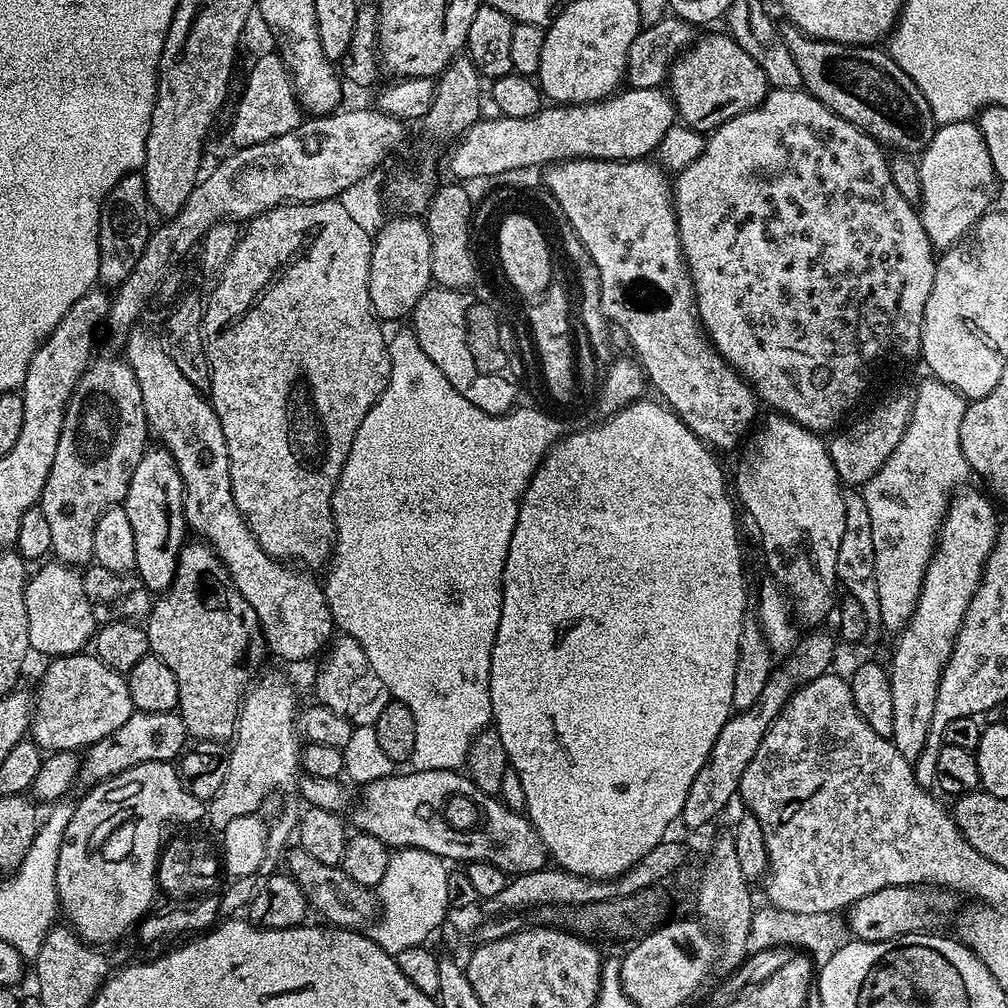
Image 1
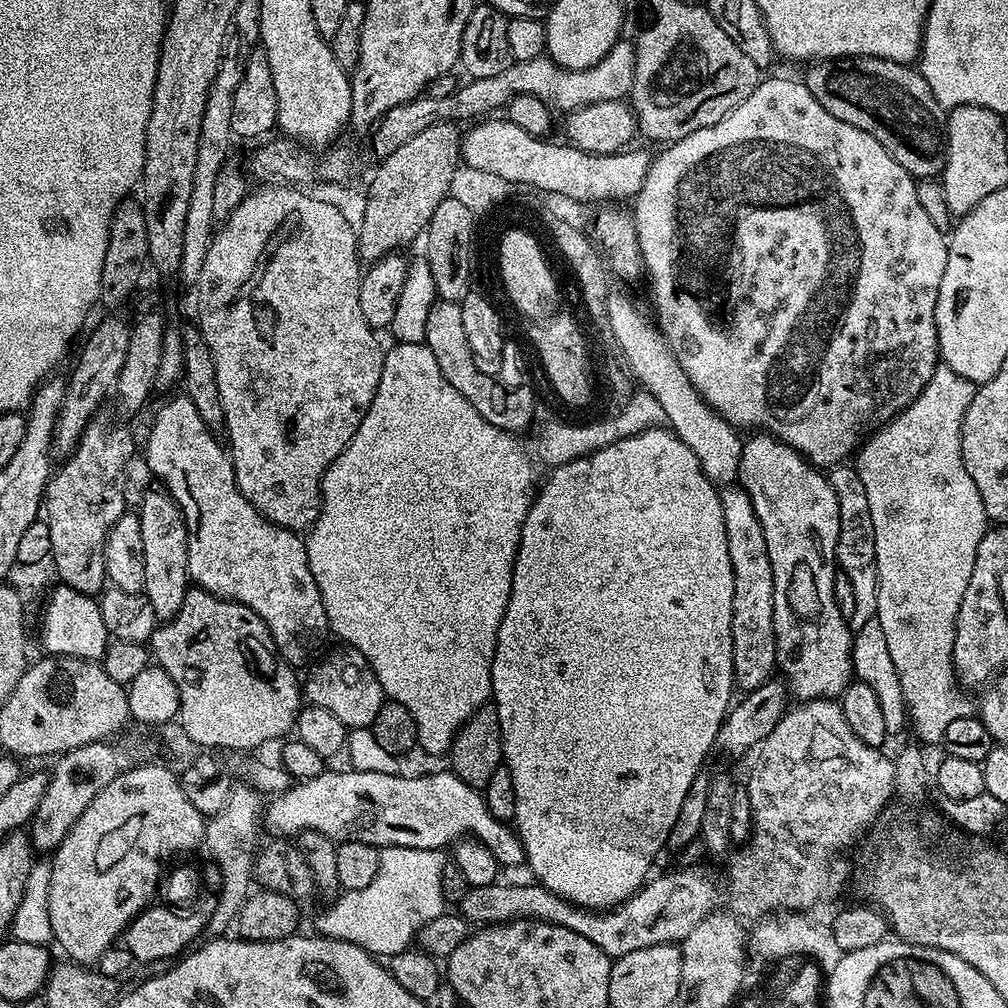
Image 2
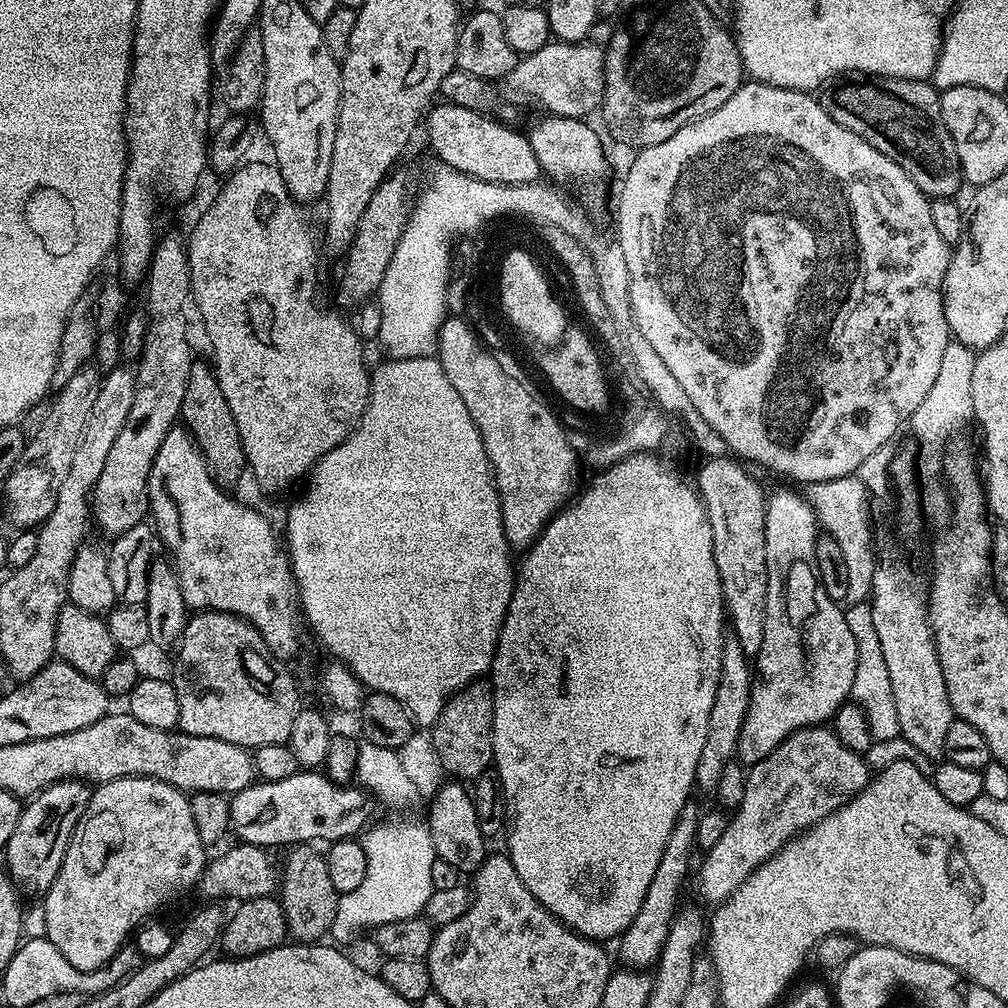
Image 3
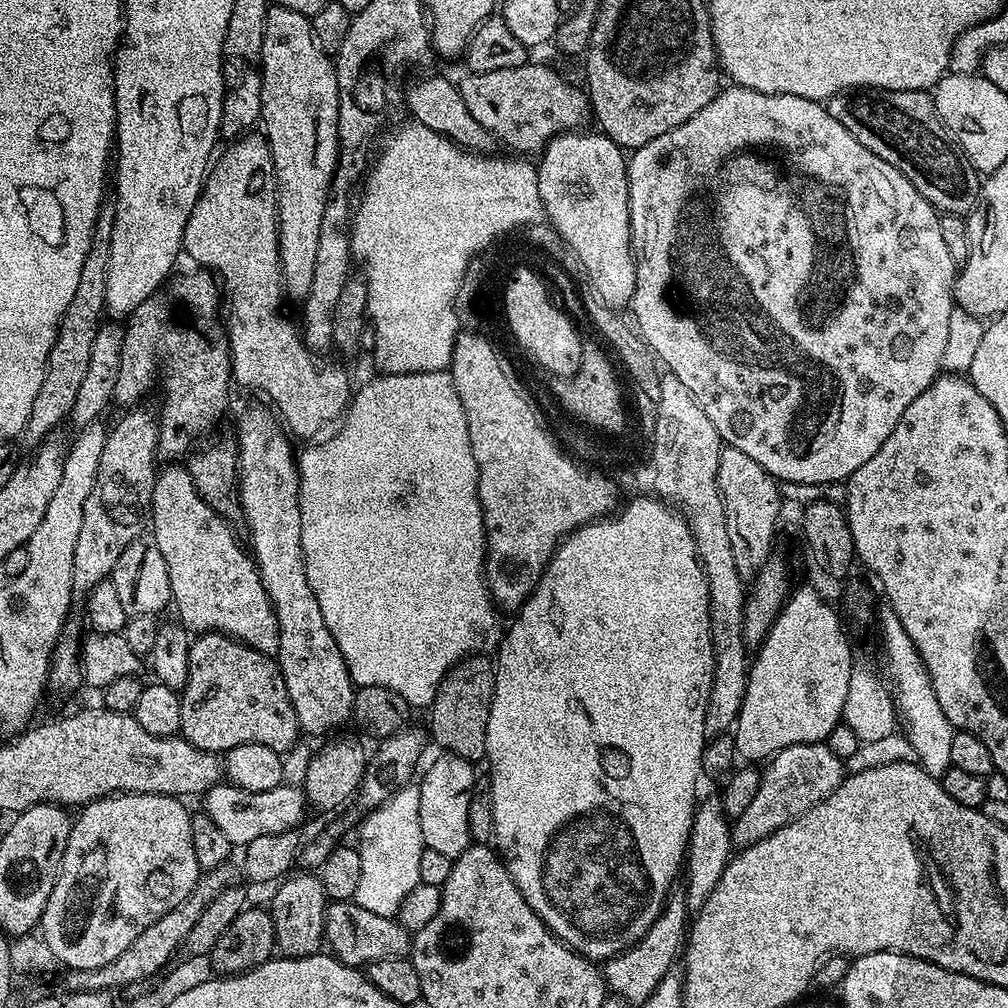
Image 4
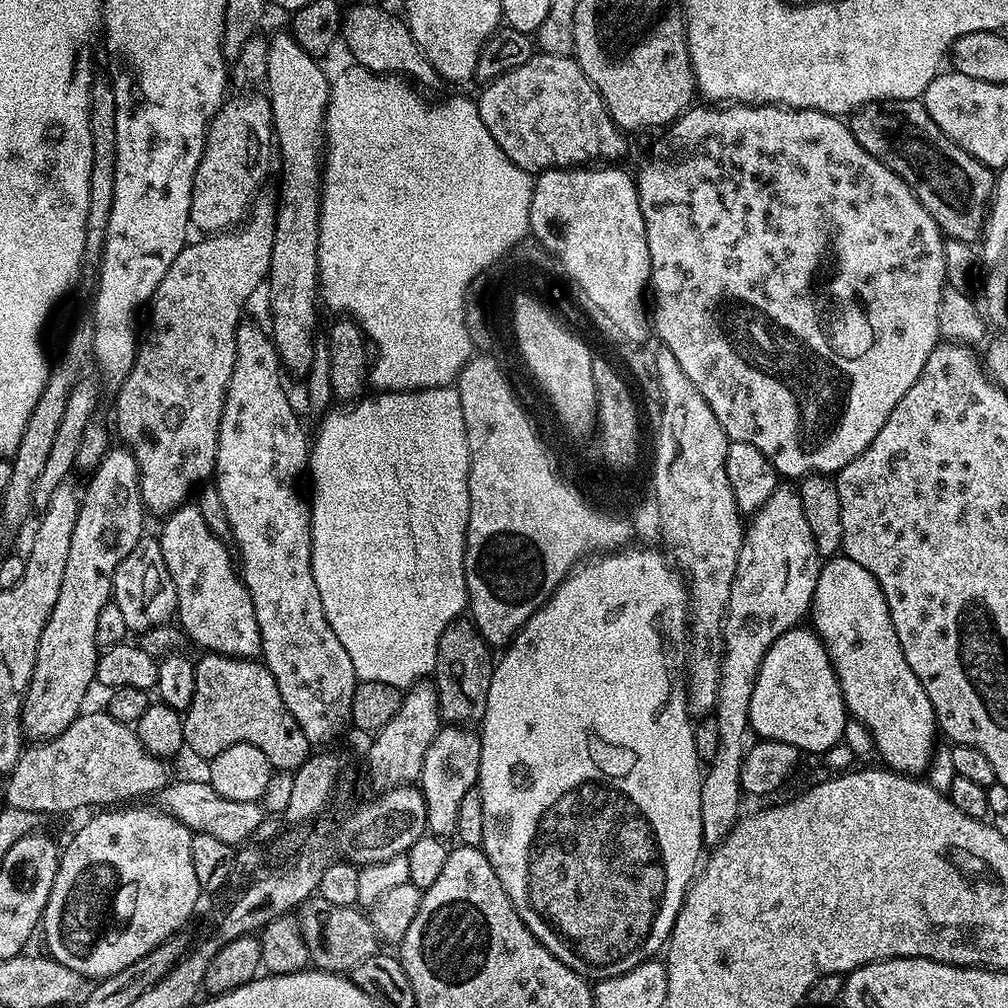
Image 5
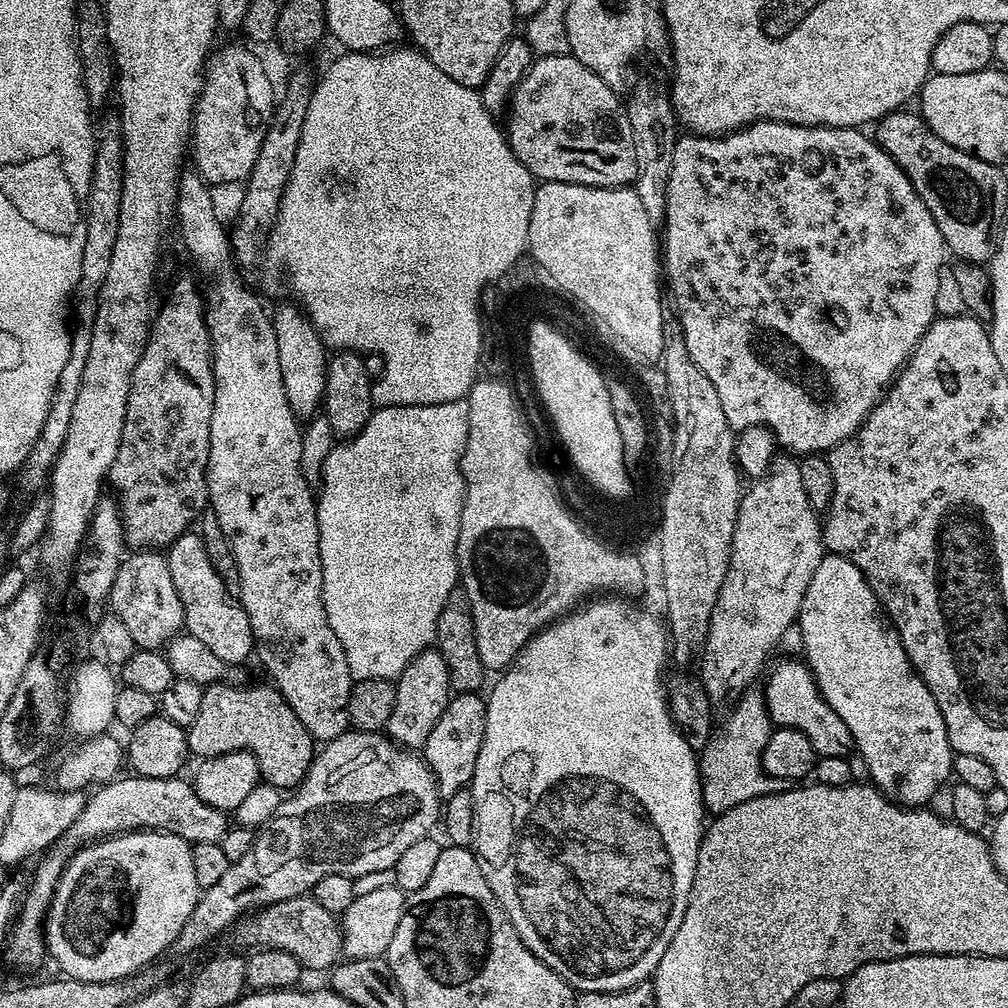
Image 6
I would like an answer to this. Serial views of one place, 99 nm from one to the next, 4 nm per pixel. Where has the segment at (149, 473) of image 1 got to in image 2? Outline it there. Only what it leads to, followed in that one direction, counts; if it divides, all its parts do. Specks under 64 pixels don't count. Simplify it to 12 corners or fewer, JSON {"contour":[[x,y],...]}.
{"contour":[[163,490],[138,515],[142,594],[172,620],[190,587],[188,527]]}

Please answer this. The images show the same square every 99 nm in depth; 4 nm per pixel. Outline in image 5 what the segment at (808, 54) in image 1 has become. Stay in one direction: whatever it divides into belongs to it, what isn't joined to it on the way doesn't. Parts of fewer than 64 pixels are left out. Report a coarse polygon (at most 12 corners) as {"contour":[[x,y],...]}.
{"contour":[[920,100],[850,116],[943,235],[983,237],[996,176]]}

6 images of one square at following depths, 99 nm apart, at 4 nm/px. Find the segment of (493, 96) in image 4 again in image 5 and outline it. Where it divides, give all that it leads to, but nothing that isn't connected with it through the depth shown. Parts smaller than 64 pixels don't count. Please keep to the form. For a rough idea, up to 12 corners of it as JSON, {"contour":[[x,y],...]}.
{"contour":[[534,54],[475,101],[525,174],[616,162],[625,133],[572,56]]}

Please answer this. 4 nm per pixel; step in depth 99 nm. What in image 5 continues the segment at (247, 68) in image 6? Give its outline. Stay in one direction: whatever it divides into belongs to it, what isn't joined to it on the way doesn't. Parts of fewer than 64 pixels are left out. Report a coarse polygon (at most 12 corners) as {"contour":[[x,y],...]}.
{"contour":[[267,95],[225,99],[194,174],[190,224],[239,225],[274,160]]}

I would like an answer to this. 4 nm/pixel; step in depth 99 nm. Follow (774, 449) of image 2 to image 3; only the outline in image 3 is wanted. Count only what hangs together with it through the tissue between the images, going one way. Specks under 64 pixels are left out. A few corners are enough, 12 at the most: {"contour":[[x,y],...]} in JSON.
{"contour":[[767,497],[766,634],[739,759],[827,725],[857,647],[815,511]]}

